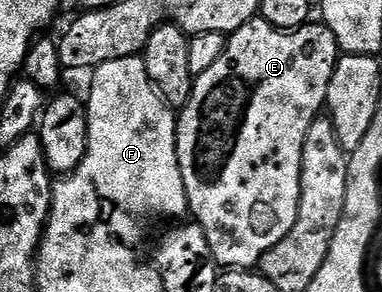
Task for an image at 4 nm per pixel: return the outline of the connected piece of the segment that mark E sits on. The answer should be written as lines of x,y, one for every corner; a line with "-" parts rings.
259,17
252,19
246,25
242,25
237,31
228,35
228,44
222,53
222,57
218,57
218,61
214,61
214,65
210,65
210,69
206,69
206,73
195,76
192,84
192,96
188,98
188,103
179,112
176,120
176,152
178,153
178,165
182,169
182,181
186,185
186,197
188,198
188,209
191,218
200,226
202,233
206,237
206,241
210,241
210,253
216,258
217,264
224,269
252,269
260,262
270,249
274,249
274,245
278,245
278,241
282,241
282,237
286,237
286,233
290,233
290,229
294,229
294,221
298,217
298,205
300,204
300,174
302,173
302,145
306,141
306,133
310,129
310,125
325,110
328,101
328,86
330,85
330,77
336,68
336,61
340,58
342,52
340,46
336,43
334,33
330,33
330,29
324,26
320,21
309,21
303,27
299,27
297,31
280,31
274,25
270,25
266,20

